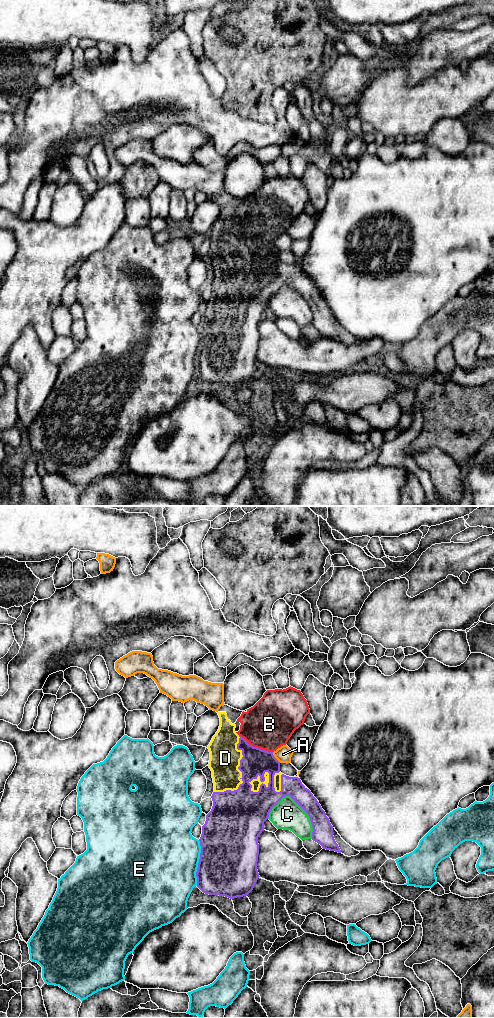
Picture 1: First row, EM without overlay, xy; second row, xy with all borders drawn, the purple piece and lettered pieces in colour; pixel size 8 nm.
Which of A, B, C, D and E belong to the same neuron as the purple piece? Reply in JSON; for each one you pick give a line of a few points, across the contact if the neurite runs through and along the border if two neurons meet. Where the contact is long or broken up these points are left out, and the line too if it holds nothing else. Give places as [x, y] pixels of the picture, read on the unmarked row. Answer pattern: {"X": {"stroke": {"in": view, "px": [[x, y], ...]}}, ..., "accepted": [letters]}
{"accepted": ["D"]}

